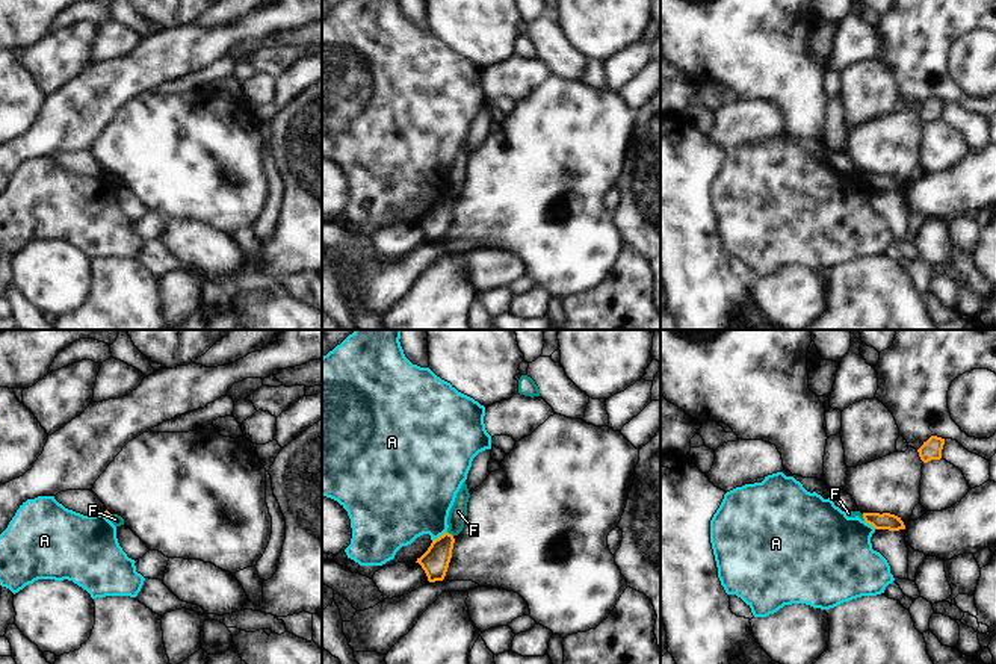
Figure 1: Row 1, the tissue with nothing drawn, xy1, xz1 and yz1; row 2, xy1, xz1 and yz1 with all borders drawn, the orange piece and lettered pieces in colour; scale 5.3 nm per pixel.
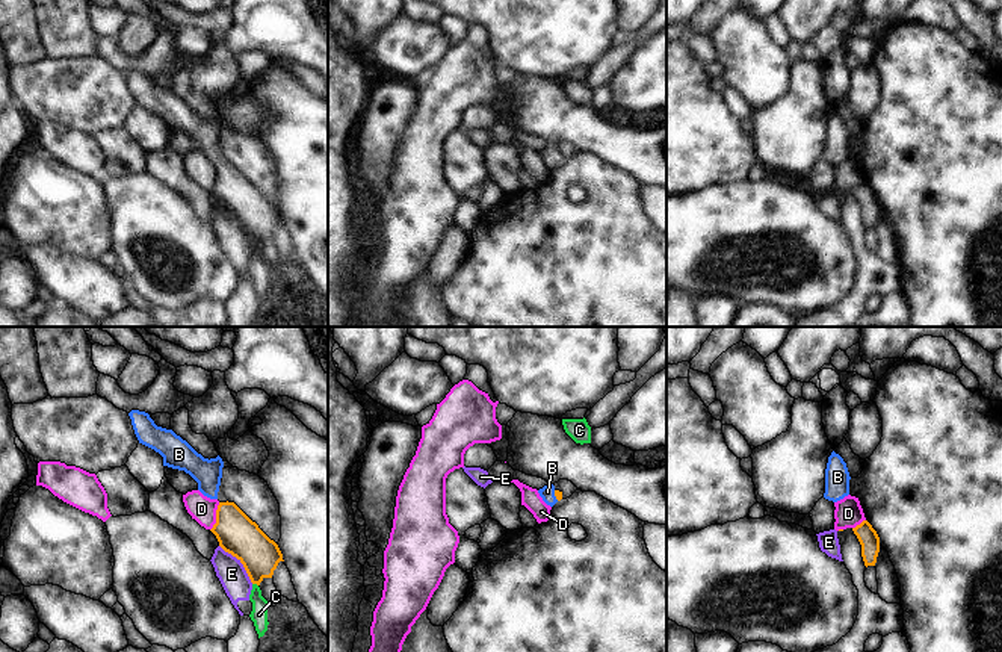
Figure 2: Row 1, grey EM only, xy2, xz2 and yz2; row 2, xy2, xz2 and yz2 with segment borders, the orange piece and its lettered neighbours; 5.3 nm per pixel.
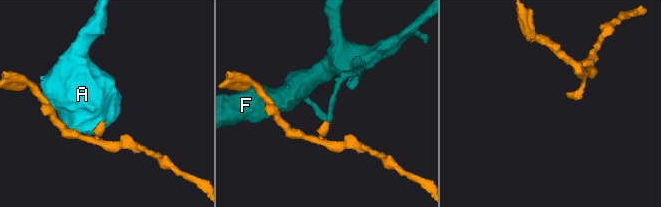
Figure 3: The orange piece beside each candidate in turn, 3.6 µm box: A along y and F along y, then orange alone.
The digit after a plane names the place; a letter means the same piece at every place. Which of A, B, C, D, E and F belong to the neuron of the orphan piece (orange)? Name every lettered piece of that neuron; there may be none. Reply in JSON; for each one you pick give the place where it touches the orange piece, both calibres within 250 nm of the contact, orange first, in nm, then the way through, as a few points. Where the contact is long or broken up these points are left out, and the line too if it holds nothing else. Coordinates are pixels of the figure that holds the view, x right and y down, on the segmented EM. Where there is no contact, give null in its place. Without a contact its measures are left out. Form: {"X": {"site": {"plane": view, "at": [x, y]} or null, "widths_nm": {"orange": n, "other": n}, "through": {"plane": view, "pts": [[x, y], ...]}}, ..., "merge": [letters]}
{"B": {"site": {"plane": "xz2", "at": [555, 495]}, "widths_nm": {"orange": 40, "other": 80}, "through": {"plane": "xz2", "pts": [[558, 493], [555, 495], [547, 492]]}}, "merge": ["B"]}

